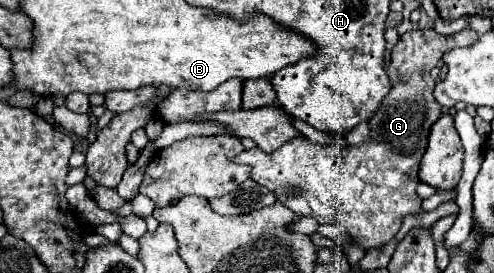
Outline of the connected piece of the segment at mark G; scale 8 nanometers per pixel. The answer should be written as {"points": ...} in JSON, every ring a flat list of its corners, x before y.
{"points":[[430,28,400,36,386,66,392,90,368,120,370,140,350,146,314,144,298,136,272,154,252,148,234,160,248,164,252,168,250,178,274,192,276,200,298,216,312,216,318,224,340,226,364,250,384,246,396,236,406,212,422,212,420,198,416,196,418,180,406,172,418,172,430,128,442,116,442,108,432,96,434,78,430,70,442,60,442,54,454,46,452,36,440,36]]}

